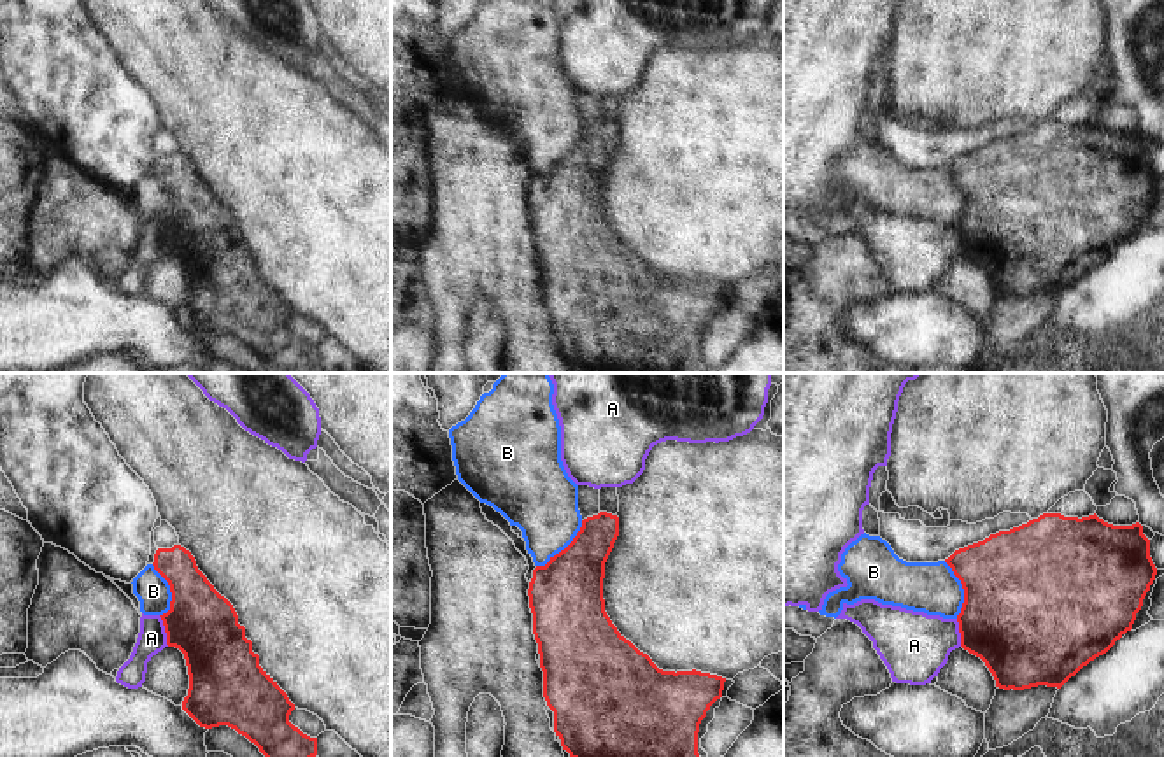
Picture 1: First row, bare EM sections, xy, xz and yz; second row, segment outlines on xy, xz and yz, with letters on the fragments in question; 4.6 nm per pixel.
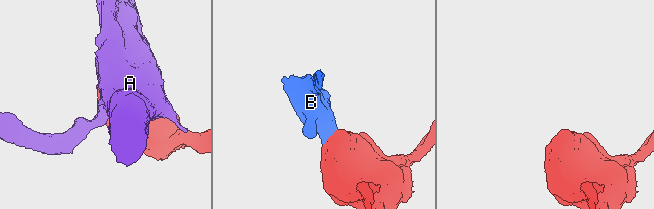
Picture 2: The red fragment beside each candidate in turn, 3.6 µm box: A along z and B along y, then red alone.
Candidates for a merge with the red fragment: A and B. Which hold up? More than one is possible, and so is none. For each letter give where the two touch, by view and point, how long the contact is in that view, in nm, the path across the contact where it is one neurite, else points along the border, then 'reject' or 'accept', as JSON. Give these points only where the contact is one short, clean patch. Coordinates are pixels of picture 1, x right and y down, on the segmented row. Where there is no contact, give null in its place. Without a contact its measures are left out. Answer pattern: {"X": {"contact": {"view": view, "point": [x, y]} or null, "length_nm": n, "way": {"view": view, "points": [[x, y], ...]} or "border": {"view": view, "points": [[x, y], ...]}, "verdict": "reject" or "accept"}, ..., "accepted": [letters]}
{"A": {"contact": {"view": "xy", "point": [165, 631]}, "length_nm": 150, "border": {"view": "xy", "points": [[158, 615], [169, 645]]}, "verdict": "reject"}, "B": {"contact": {"view": "xz", "point": [565, 549]}, "length_nm": 300, "border": {"view": "xz", "points": [[582, 521], [577, 535], [544, 565], [537, 566]]}, "verdict": "reject"}, "accepted": []}

